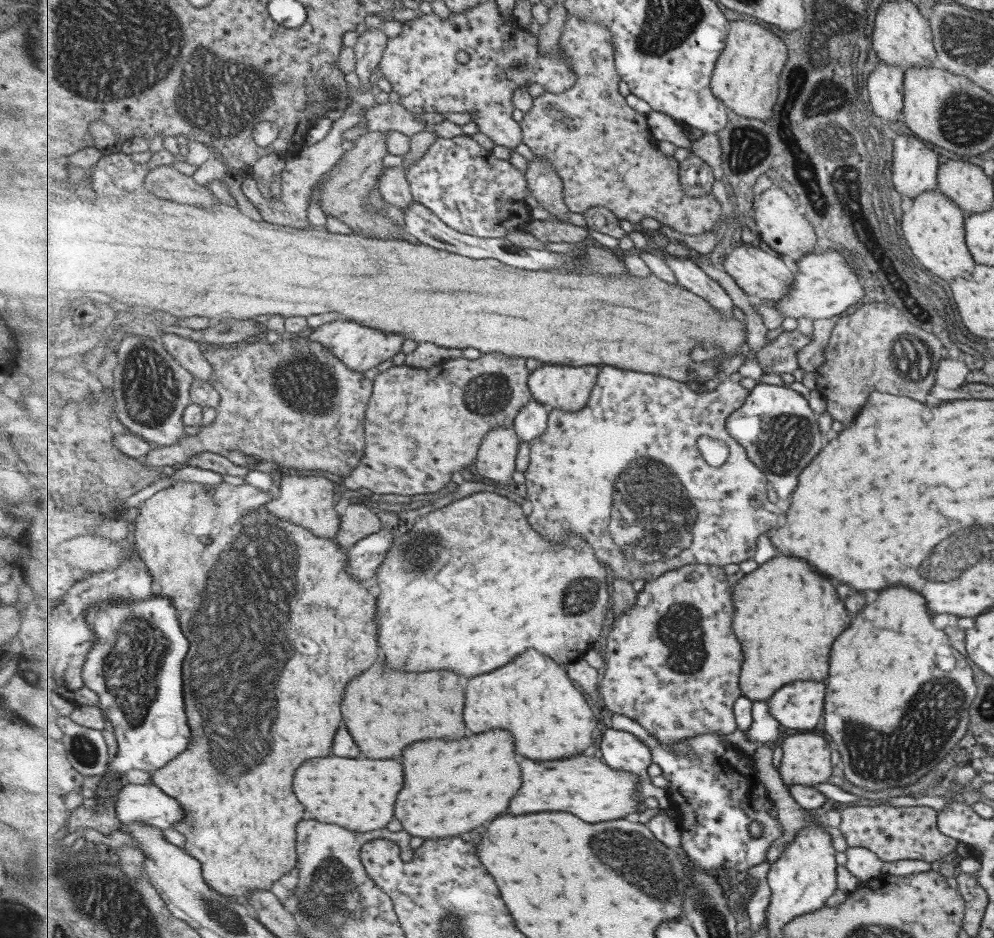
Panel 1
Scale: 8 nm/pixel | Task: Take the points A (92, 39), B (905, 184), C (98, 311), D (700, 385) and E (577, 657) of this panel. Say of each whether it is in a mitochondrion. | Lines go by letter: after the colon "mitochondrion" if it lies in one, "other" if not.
A: mitochondrion
B: other
C: other
D: other
E: other

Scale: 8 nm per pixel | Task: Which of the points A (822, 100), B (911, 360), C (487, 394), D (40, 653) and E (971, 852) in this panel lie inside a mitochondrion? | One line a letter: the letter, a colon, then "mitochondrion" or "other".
A: mitochondrion
B: mitochondrion
C: mitochondrion
D: other
E: other

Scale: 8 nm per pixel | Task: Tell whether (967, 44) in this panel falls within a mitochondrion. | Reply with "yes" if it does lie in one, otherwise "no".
yes

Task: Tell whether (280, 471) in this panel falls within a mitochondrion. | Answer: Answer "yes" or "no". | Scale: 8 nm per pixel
no

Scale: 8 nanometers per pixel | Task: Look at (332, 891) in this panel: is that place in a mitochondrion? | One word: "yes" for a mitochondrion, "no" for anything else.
yes

